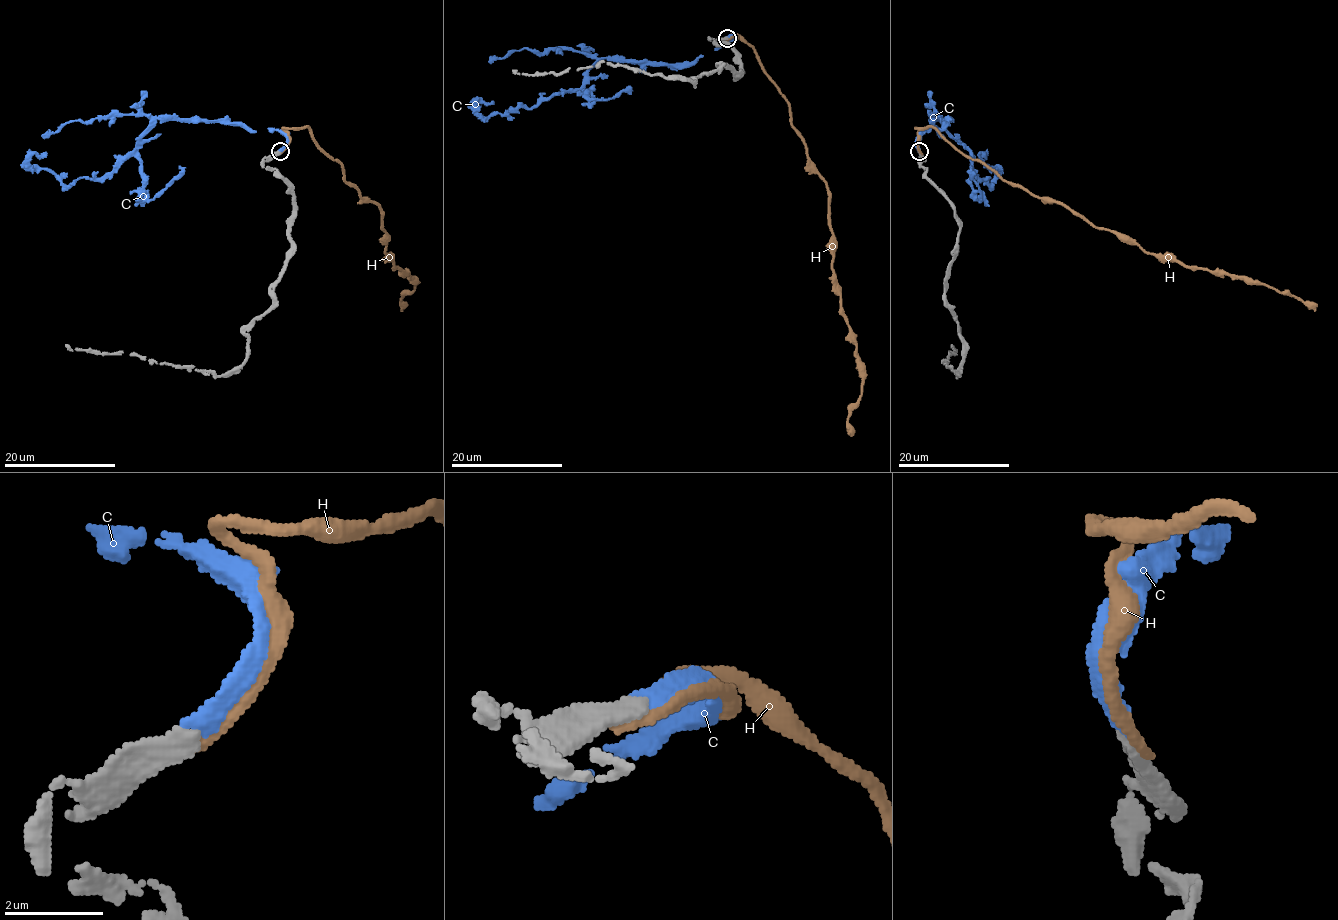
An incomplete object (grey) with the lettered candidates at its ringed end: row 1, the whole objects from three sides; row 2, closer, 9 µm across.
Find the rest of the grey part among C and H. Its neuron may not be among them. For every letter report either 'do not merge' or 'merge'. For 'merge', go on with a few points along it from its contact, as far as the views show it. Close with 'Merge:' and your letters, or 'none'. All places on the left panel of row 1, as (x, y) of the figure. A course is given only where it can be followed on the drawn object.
C: merge; course (278, 151), (287, 144), (280, 131), (157, 119), (110, 172), (67, 186), (31, 168), (29, 156), (46, 152)
H: do not merge
Merge: C

